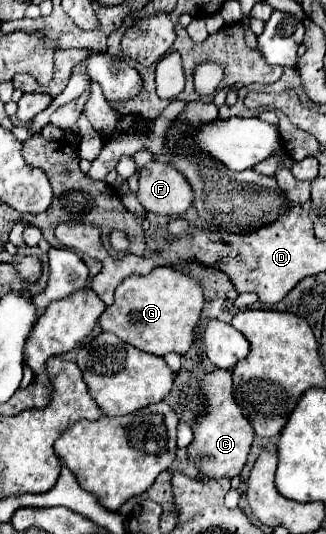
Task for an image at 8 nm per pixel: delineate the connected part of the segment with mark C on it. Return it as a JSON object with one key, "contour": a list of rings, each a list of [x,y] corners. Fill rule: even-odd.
{"contour":[[[215,368],[211,374],[205,374],[199,382],[199,394],[205,400],[205,412],[193,422],[193,442],[187,446],[187,460],[197,466],[199,476],[209,480],[239,476],[247,462],[255,432],[233,398],[231,370]]]}

